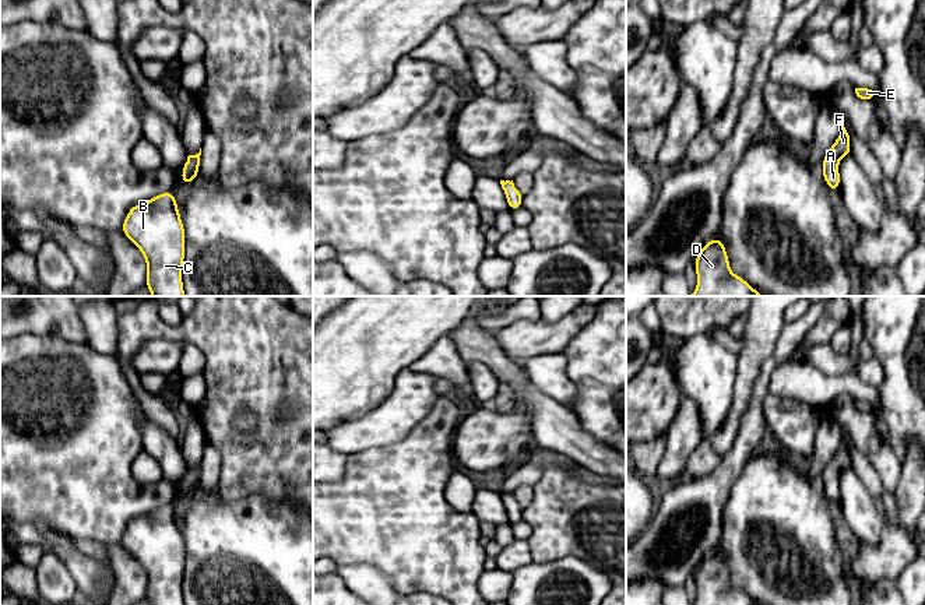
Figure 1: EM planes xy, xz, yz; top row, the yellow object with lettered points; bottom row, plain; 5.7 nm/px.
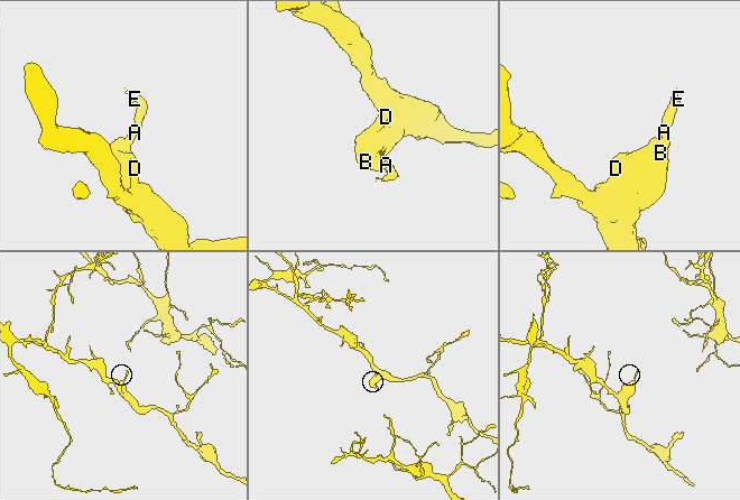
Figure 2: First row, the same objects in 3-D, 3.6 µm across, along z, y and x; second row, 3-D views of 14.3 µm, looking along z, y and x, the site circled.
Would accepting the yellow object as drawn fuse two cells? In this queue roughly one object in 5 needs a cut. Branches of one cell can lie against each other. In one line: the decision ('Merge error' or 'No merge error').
No merge error

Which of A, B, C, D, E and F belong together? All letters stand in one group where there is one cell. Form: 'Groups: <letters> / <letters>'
Groups: A B C D E F

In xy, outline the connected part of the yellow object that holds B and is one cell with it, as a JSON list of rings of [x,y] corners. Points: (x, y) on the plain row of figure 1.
[[[172,503],[133,518],[120,544],[145,570],[150,605],[184,605],[186,548]]]

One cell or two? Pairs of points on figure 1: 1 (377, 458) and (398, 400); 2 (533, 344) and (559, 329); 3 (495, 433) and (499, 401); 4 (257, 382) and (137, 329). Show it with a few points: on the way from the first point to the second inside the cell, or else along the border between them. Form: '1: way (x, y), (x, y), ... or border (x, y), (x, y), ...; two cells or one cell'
1: border (410, 431), (396, 443), (368, 447), (350, 456); two cells
2: way (540, 337), (552, 336); one cell
3: border (519, 405), (509, 411), (489, 411), (482, 407); two cells
4: way (228, 352), (208, 333), (166, 331); one cell

